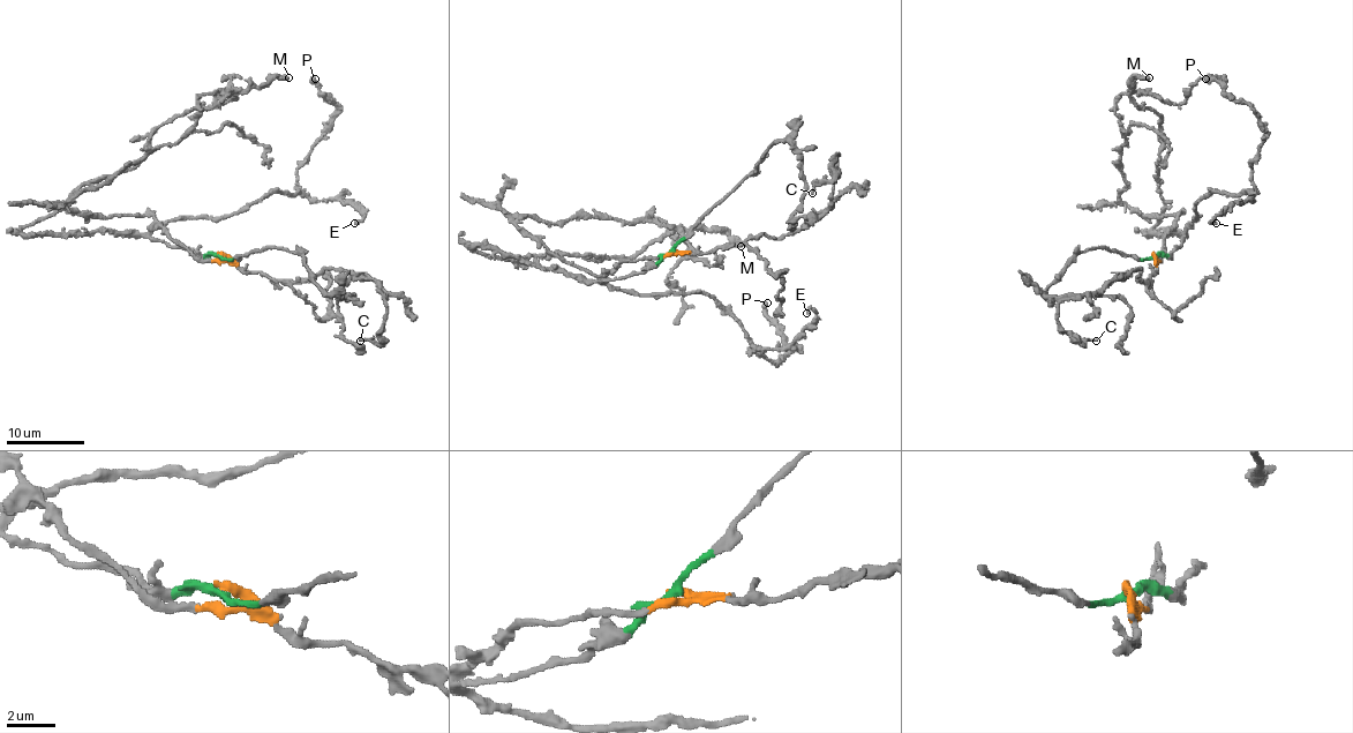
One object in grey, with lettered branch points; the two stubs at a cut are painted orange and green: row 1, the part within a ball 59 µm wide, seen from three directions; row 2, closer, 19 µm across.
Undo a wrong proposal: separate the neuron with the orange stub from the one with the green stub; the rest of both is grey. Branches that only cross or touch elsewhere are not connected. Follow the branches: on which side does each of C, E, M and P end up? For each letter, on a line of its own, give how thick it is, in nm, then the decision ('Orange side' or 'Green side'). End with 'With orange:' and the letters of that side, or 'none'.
C: Thickness 170 nm. Orange side
E: Thickness 280 nm. Green side
M: Thickness 500 nm. Green side
P: Thickness 480 nm. Green side
With orange: C

